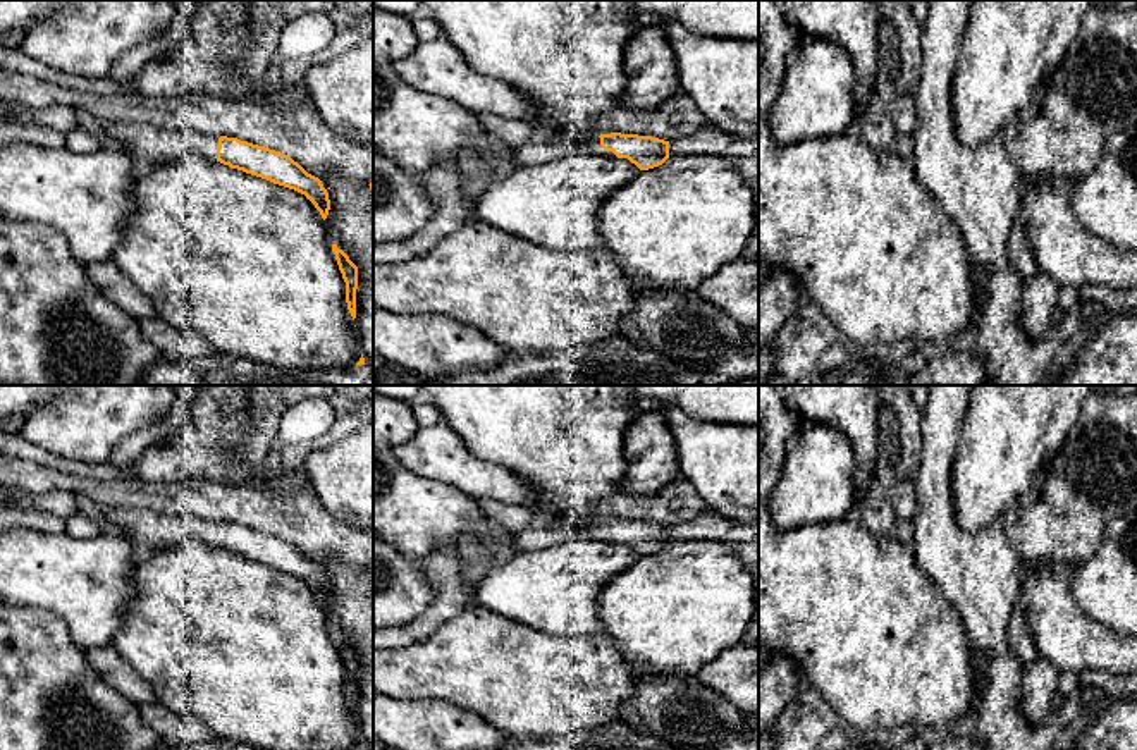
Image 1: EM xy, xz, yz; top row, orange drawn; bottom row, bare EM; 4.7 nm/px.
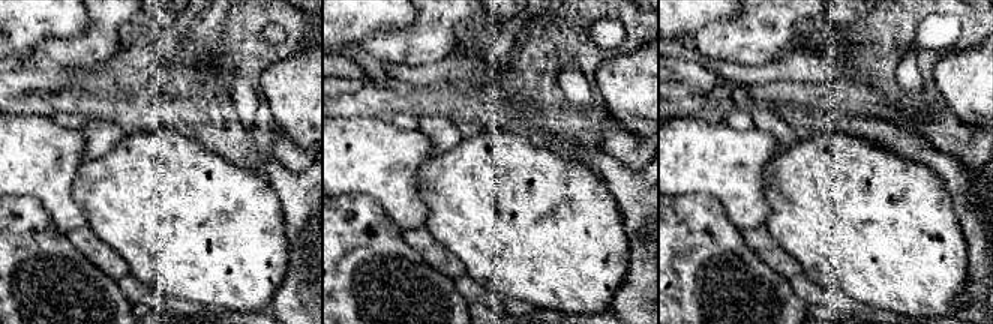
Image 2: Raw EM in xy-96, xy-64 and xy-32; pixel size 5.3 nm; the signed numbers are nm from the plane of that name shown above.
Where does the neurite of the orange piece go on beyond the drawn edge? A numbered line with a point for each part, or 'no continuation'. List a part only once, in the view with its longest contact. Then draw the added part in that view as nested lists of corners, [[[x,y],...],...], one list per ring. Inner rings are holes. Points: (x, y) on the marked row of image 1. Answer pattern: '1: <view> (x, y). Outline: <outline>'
1: xz (592, 147). Outline: [[[599,136],[585,141],[581,153],[604,155],[604,157],[609,157],[609,158],[616,158],[616,155],[614,155],[612,151],[605,151],[605,150],[600,146],[600,138],[599,138]]]

